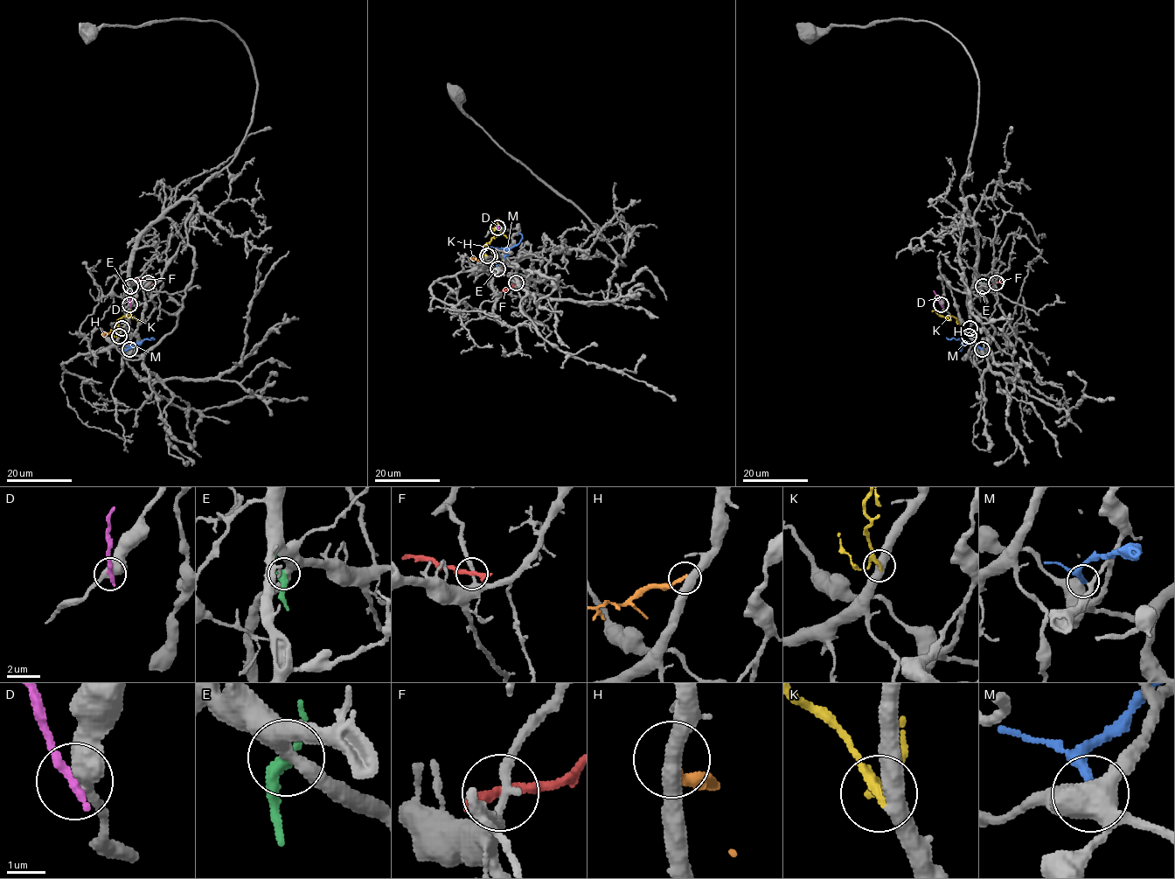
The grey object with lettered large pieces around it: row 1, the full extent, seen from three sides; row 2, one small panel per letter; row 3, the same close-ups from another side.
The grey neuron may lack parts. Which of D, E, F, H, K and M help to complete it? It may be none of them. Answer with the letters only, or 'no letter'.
K

